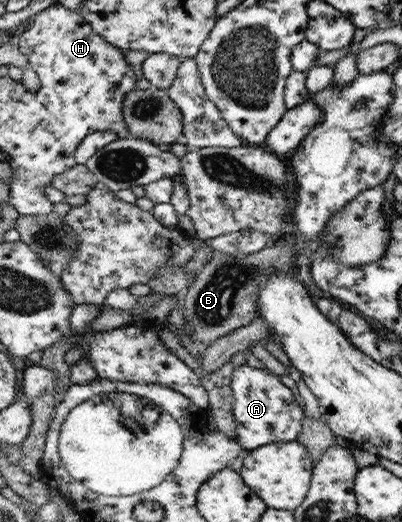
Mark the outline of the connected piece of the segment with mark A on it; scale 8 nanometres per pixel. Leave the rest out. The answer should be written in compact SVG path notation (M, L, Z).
M248 364L237 366L232 375L232 394L235 438L247 452L267 444L298 440L304 431L303 407L297 403L291 389L287 389L273 372L253 368Z

